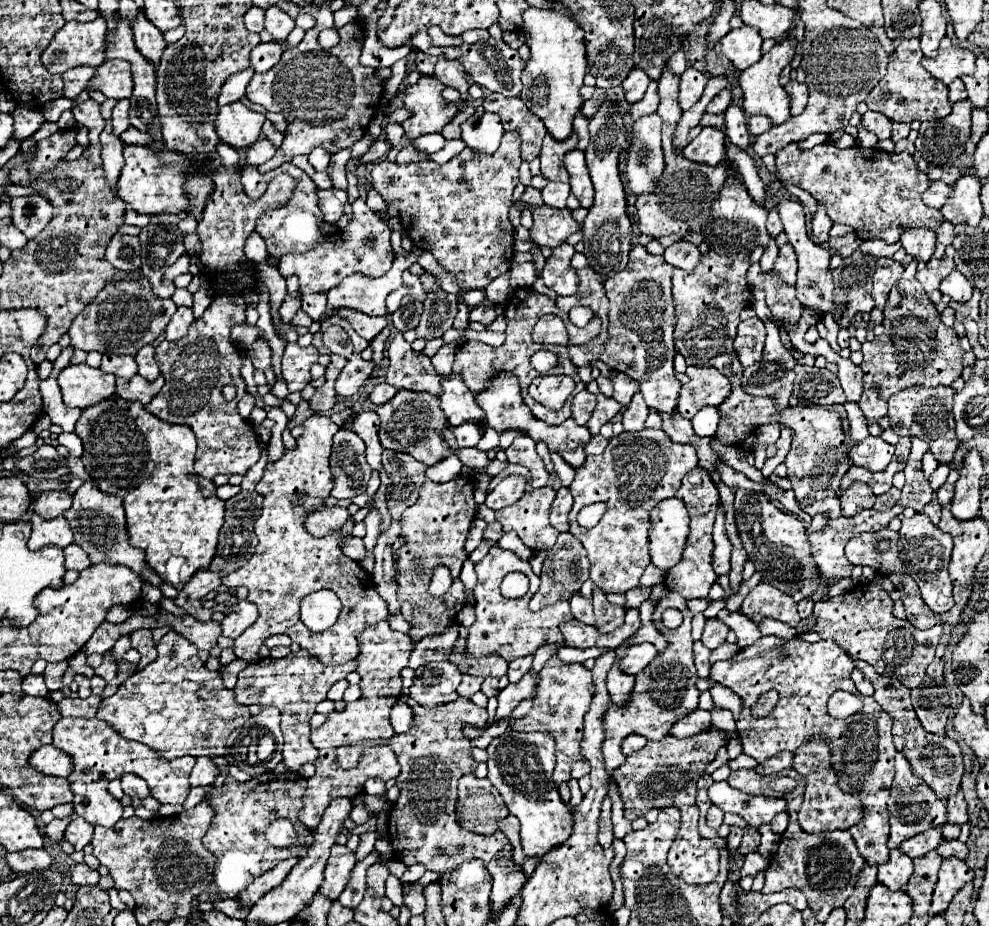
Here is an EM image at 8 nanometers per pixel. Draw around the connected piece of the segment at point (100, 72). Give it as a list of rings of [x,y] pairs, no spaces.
[[[106,59],[100,67],[96,67],[94,77],[88,81],[88,87],[80,97],[84,101],[90,97],[90,91],[102,91],[106,97],[122,99],[132,95],[132,73],[130,65],[124,59]]]

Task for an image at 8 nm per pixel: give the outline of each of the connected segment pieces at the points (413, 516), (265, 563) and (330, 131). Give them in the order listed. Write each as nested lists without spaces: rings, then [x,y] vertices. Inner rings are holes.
[[[458,475],[448,483],[434,483],[426,479],[420,487],[418,501],[408,507],[400,517],[400,535],[406,537],[406,543],[396,551],[394,569],[398,581],[398,603],[404,619],[412,625],[412,631],[408,633],[412,641],[420,641],[424,635],[444,631],[466,603],[464,585],[460,581],[460,569],[462,563],[468,559],[468,551],[464,545],[470,523],[476,515],[476,503],[472,495],[474,485],[466,479],[470,477]],[[440,563],[452,571],[452,587],[444,597],[428,597],[428,579],[432,575],[432,567]]]
[[[314,413],[304,421],[304,433],[298,437],[294,449],[284,449],[278,461],[266,465],[262,481],[256,485],[256,491],[264,497],[262,515],[256,519],[254,531],[258,535],[258,545],[250,561],[236,569],[234,573],[222,577],[226,587],[246,587],[248,601],[258,607],[258,619],[248,627],[240,637],[234,639],[234,653],[240,659],[254,661],[258,649],[266,637],[274,633],[284,633],[296,641],[302,649],[312,653],[324,665],[340,665],[358,657],[358,639],[360,633],[388,617],[386,601],[376,593],[372,577],[342,553],[342,539],[350,535],[354,521],[348,519],[346,525],[338,531],[330,531],[324,537],[312,537],[304,527],[304,521],[316,509],[324,509],[324,501],[332,491],[332,471],[330,471],[330,449],[332,437],[340,429],[330,417]],[[320,589],[330,589],[342,601],[342,613],[338,621],[322,631],[310,631],[298,617],[300,601]]]
[[[316,19],[316,25],[306,31],[296,49],[286,49],[278,65],[266,73],[256,73],[246,87],[246,95],[252,103],[262,105],[266,111],[284,113],[288,121],[288,133],[282,145],[270,161],[256,167],[258,173],[268,173],[284,161],[292,161],[296,155],[310,155],[314,147],[336,153],[354,145],[378,111],[382,85],[390,77],[390,69],[368,69],[360,65],[358,57],[364,41],[362,27],[358,23],[348,23],[338,29],[340,43],[332,49],[322,49],[318,45],[316,35],[320,29],[332,27],[322,27],[322,19]]]

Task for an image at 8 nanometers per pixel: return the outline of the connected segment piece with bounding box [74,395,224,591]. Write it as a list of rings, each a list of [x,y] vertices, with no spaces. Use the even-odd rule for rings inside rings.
[[[112,395],[108,401],[82,409],[74,433],[84,443],[82,463],[86,473],[96,481],[100,491],[124,499],[130,545],[144,549],[146,563],[160,575],[160,579],[180,591],[196,571],[208,569],[216,553],[220,527],[224,525],[224,501],[216,497],[216,485],[210,479],[194,473],[192,463],[196,455],[196,437],[188,425],[184,427],[160,421],[156,415],[148,413],[140,401],[124,401],[122,397]]]

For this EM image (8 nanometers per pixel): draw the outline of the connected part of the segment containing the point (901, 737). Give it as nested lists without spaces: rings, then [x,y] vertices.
[[[856,661],[856,667],[874,685],[874,699],[892,717],[892,721],[894,721],[894,725],[892,725],[894,745],[896,745],[898,751],[902,751],[906,755],[914,775],[922,777],[926,781],[926,785],[932,787],[932,791],[940,799],[948,799],[950,795],[954,795],[960,789],[960,777],[964,775],[962,755],[960,755],[960,747],[956,745],[956,741],[952,741],[952,739],[948,739],[944,735],[936,737],[936,735],[924,733],[924,729],[920,729],[920,721],[916,721],[916,713],[914,713],[912,703],[910,703],[910,689],[906,685],[902,685],[894,677],[878,675],[872,669],[872,665],[868,665],[866,661]]]

